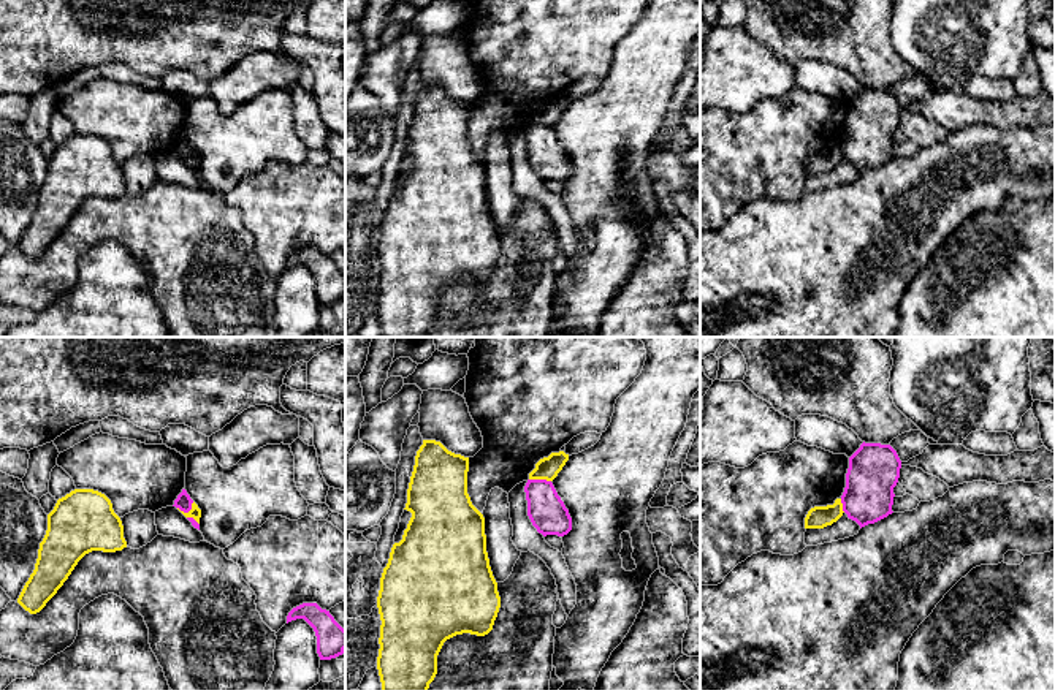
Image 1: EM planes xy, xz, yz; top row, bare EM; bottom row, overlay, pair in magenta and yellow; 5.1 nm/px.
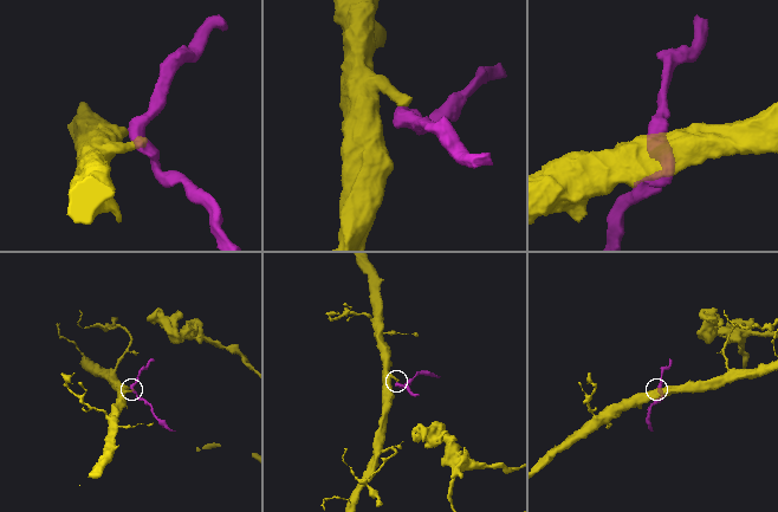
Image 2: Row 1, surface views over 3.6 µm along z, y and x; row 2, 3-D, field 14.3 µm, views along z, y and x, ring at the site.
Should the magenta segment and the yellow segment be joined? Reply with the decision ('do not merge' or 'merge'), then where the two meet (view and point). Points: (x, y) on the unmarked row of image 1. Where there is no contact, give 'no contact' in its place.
do not merge; contact xz (540, 125)

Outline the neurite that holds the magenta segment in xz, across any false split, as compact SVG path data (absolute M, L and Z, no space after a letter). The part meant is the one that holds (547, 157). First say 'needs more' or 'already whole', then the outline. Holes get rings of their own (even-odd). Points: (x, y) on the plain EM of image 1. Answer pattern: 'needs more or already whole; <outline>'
already whole; M528 125L524 131L528 161L543 182L564 182L572 176L572 163L551 127Z

